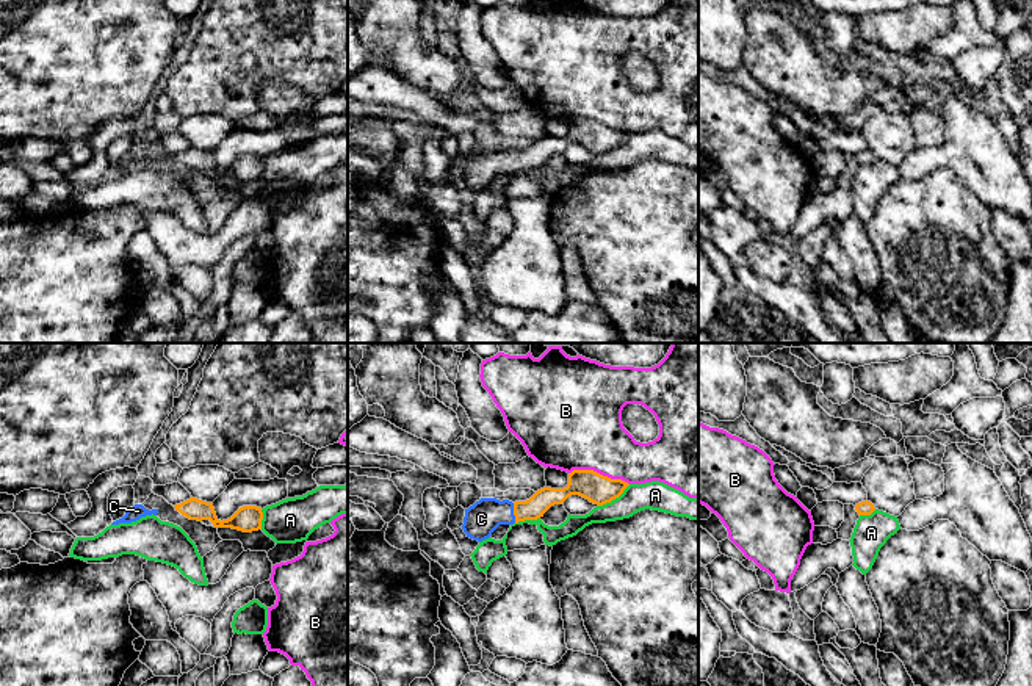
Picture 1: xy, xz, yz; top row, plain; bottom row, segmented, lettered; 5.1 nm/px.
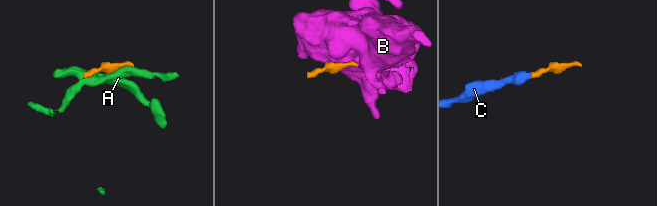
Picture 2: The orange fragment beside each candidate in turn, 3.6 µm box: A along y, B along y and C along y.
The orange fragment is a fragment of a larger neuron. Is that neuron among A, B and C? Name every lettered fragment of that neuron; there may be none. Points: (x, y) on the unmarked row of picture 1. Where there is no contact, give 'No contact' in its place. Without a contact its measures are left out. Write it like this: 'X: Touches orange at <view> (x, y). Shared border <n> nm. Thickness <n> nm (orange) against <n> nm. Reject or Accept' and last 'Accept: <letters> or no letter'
A: Touches orange at xz (614, 148). Shared border 200 nm. Thickness 150 nm (orange) against 150 nm. Reject
B: Touches orange at xz (598, 122). Shared border 320 nm. Thickness 150 nm (orange) against 420 nm. Reject
C: Touches orange at xz (514, 162). Shared border 110 nm. Thickness 120 nm (orange) against 170 nm. Accept
Accept: C

